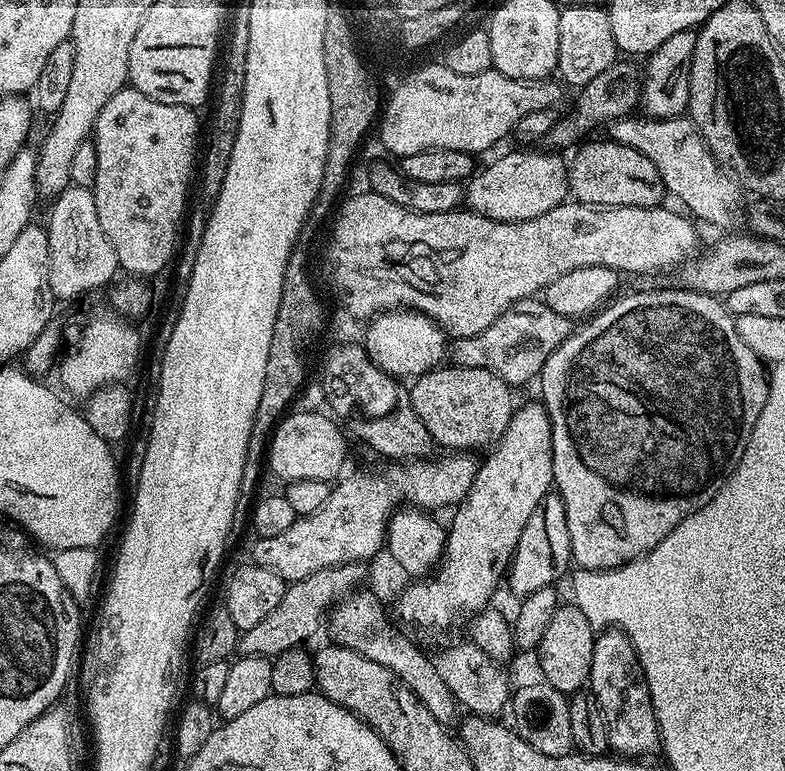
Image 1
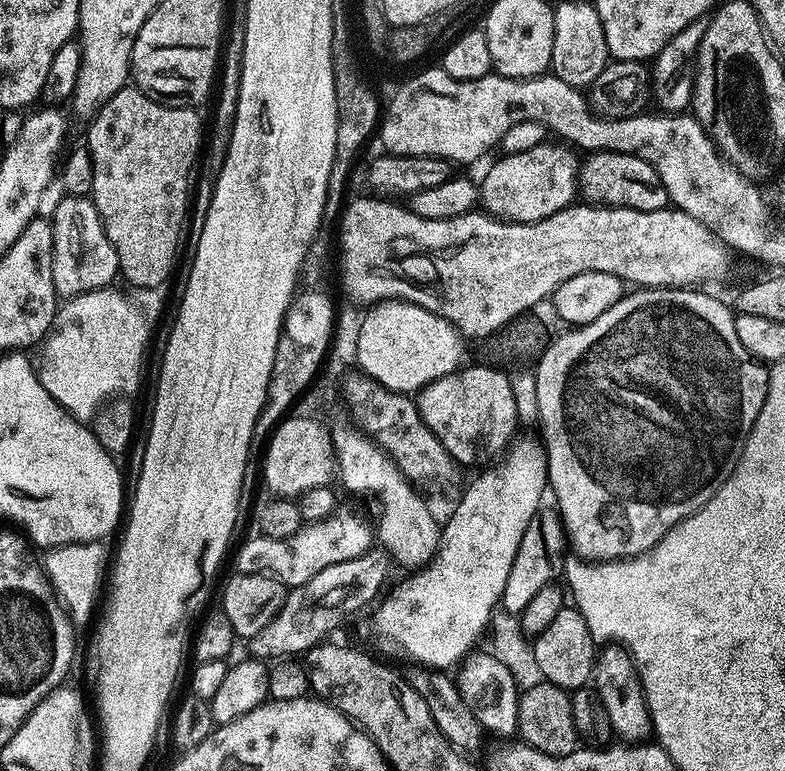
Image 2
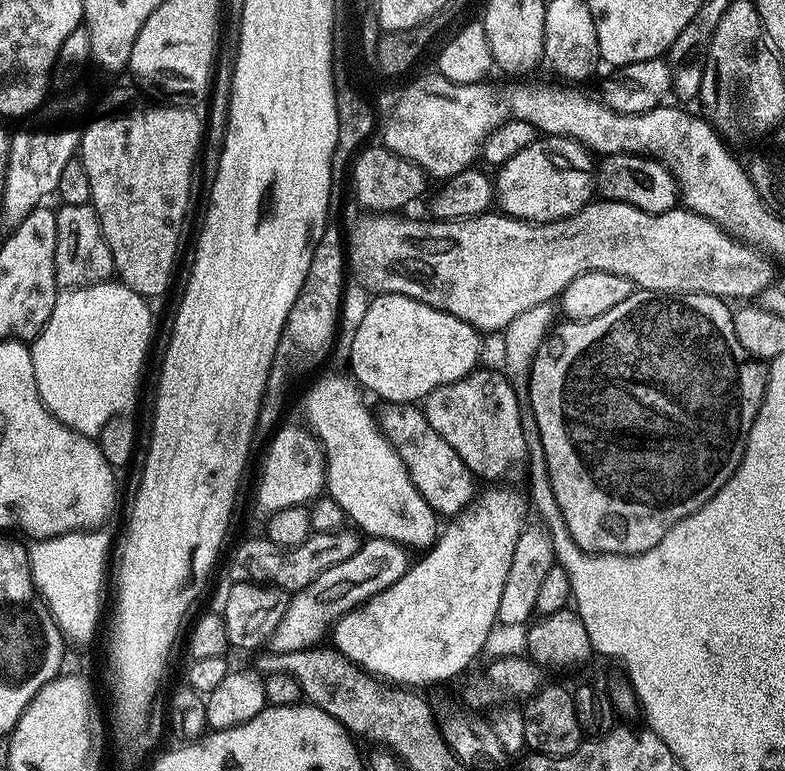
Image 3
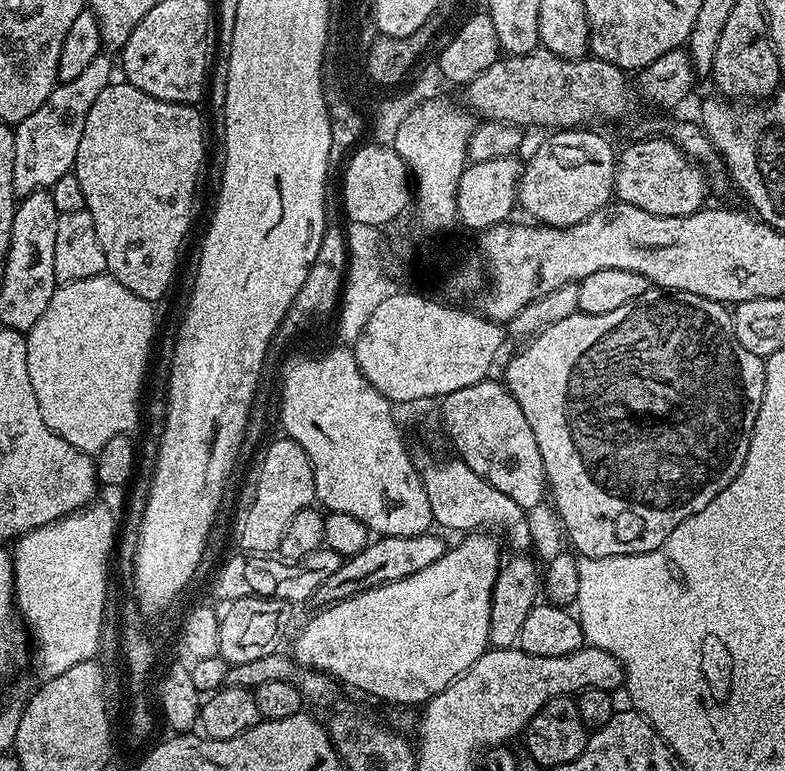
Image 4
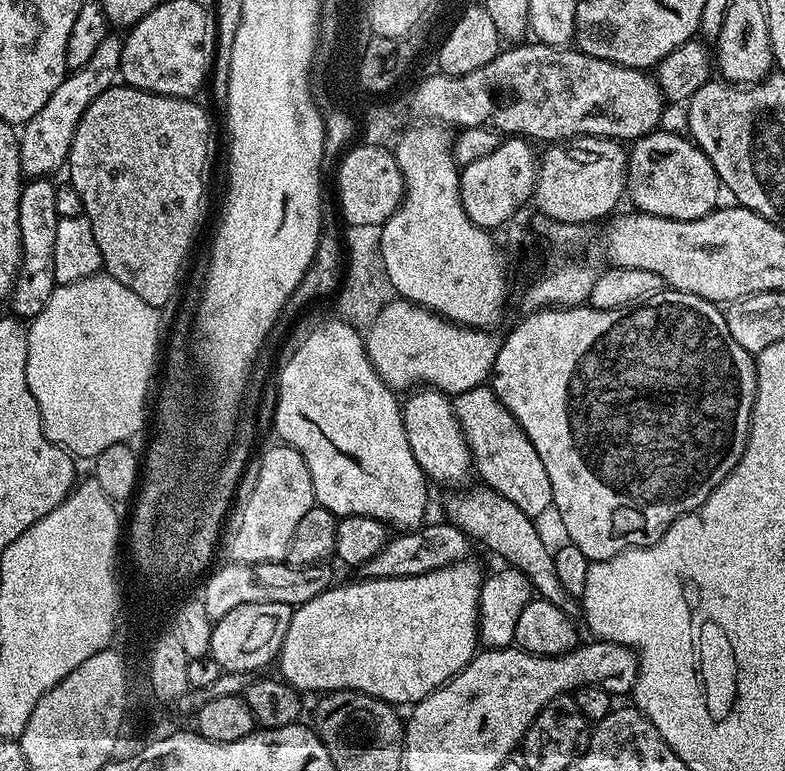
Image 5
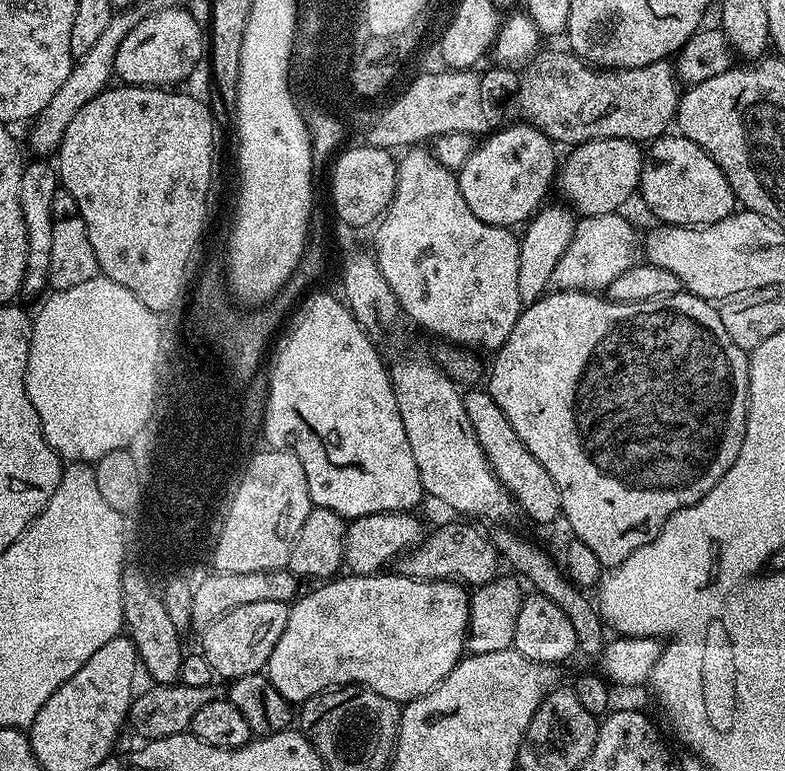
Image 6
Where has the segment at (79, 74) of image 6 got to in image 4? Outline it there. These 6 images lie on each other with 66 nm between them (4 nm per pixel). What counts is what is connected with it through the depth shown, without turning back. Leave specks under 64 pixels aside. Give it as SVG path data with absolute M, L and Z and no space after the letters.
M107 55L96 56L94 62L90 62L90 66L86 66L83 74L78 78L73 78L71 82L57 83L56 87L52 89L50 98L46 98L46 102L42 102L42 106L38 106L38 110L34 110L34 114L30 114L30 118L26 118L21 124L15 125L14 190L17 197L23 198L30 195L31 192L51 189L52 184L58 182L58 178L62 178L62 174L75 169L78 142L82 142L82 130L86 126L86 114L90 114L90 106L94 106L94 98L98 98L98 94L102 94L102 90L106 90L106 86L113 83L114 80L112 60Z

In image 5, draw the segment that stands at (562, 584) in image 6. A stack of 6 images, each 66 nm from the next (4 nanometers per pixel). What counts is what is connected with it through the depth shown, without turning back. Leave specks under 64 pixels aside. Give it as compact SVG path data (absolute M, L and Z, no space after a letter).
M479 487L472 488L469 492L453 491L456 493L444 504L445 510L448 511L447 523L462 530L475 543L477 540L478 543L485 544L494 555L504 559L503 563L507 567L516 568L522 574L526 574L539 599L548 600L568 616L575 617L578 612L577 597L562 590L562 582L558 582L558 572L554 570L553 549L551 547L548 549L547 542L540 537L540 532L536 529L537 521L522 514L522 510L514 506L514 502L500 496L493 488Z

